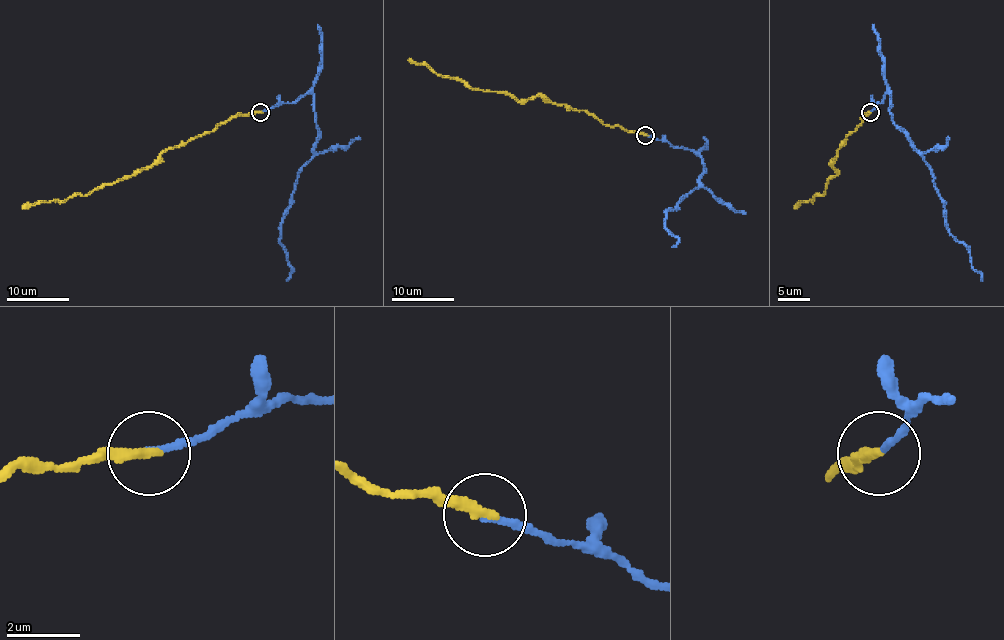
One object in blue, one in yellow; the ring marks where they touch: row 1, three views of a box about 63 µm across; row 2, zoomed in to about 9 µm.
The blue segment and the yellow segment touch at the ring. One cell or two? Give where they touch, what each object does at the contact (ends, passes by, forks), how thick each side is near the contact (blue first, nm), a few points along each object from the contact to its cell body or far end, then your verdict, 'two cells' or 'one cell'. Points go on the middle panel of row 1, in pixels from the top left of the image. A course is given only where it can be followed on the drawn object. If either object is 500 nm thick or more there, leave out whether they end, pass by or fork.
(645, 135) | blue ends | yellow ends | 160/320 nm | blue via (645, 135), (700, 156), (703, 171), (700, 184), (667, 212), (665, 228), (678, 241), (672, 247) | yellow via (645, 135), (606, 126), (584, 110), (535, 96), (518, 101), (497, 91), (472, 88), (407, 60) | one cell

